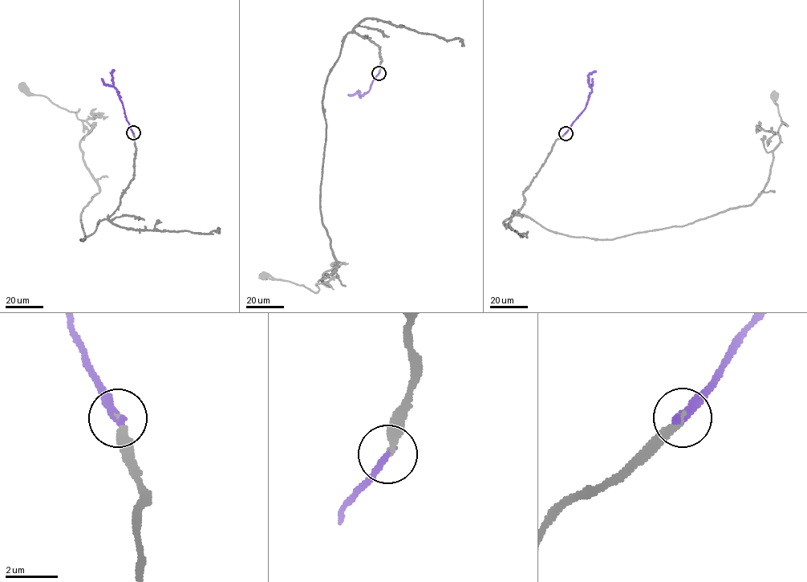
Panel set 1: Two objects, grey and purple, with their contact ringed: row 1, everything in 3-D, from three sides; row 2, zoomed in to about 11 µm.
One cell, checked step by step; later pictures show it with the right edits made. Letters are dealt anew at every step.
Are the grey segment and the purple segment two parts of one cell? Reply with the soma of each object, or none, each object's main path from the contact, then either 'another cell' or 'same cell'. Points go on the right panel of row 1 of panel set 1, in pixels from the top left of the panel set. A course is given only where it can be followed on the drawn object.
soma grey (774, 95); soma purple none; course grey (565, 133), (518, 213), (551, 231), (614, 239), (753, 202), (768, 180), (779, 127), (787, 126), (775, 95); course purple (565, 133), (585, 107), (591, 91), (589, 75), (596, 71); same cell

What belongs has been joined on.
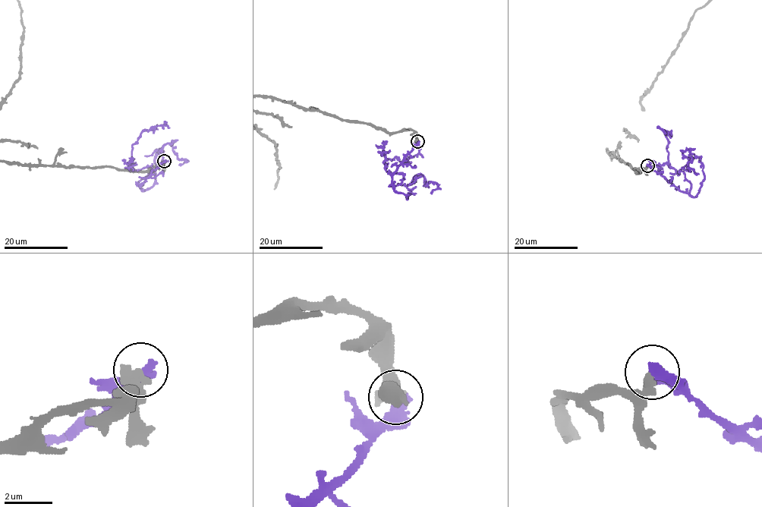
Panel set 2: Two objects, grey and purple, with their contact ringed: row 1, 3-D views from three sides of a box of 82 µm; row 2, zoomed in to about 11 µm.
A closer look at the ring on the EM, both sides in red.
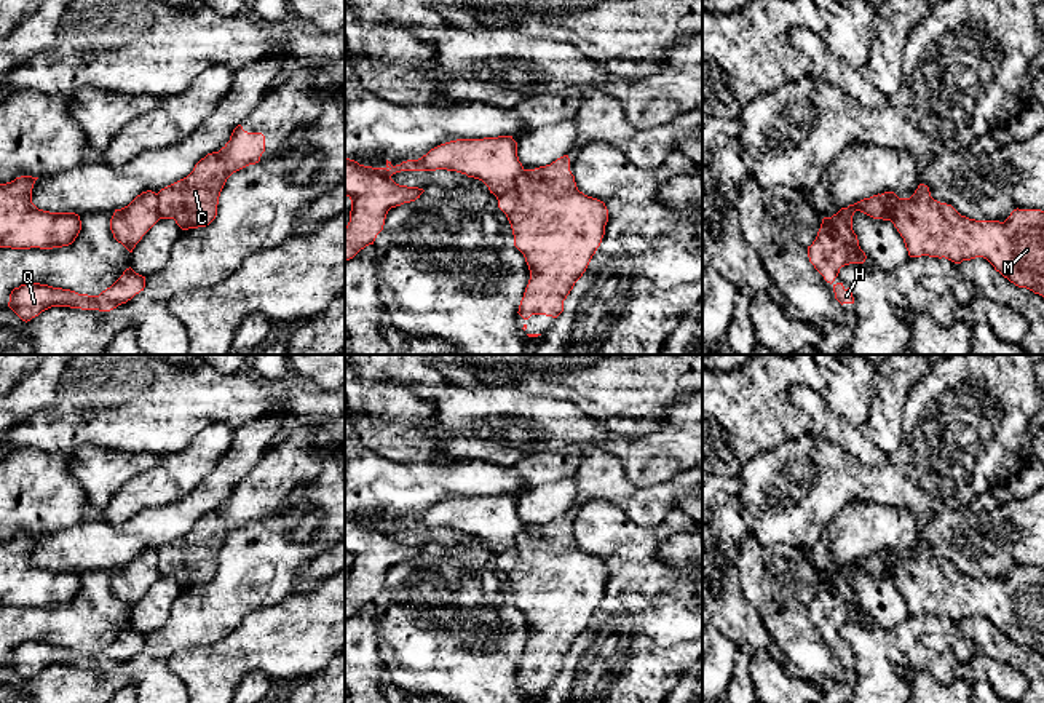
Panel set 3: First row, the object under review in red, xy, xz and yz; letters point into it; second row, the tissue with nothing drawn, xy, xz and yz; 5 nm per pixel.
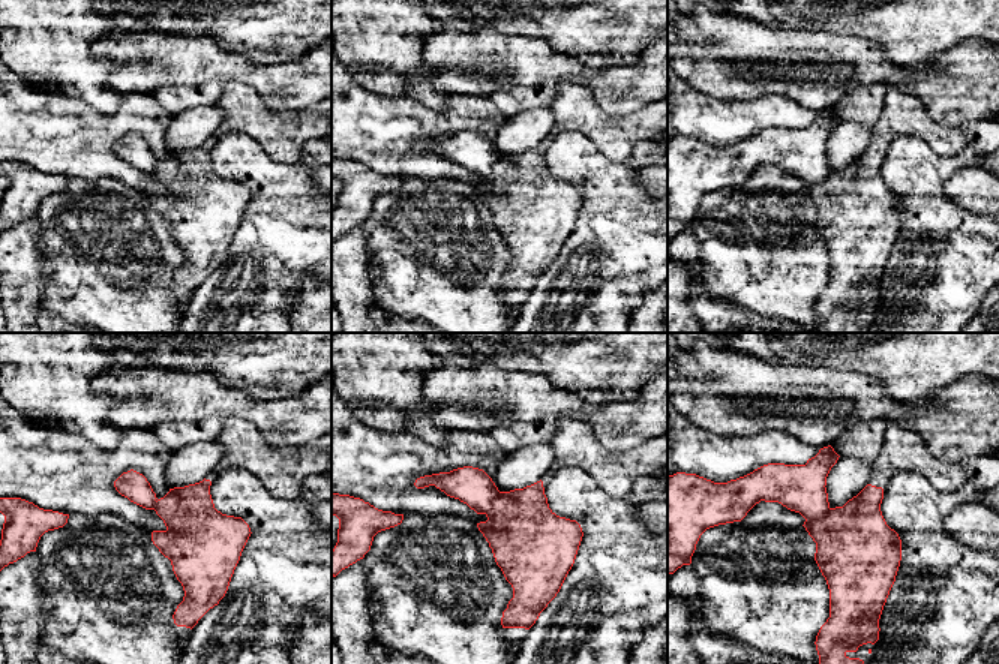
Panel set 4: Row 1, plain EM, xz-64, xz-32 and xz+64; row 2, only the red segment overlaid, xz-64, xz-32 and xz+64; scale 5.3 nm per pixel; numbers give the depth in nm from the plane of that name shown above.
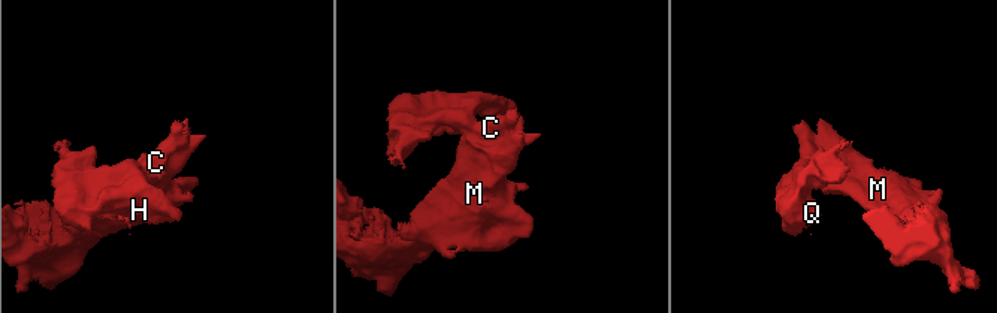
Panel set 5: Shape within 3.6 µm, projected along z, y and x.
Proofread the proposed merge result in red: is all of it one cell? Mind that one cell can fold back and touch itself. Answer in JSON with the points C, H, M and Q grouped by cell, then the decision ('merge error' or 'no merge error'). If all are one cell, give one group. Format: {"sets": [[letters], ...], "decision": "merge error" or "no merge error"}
{"sets": [["C", "M"], ["H", "Q"]], "decision": "merge error"}

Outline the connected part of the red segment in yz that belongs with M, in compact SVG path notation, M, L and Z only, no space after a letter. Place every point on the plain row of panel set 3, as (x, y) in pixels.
M924 542L910 556L899 556L894 550L884 550L881 556L910 615L945 615L955 622L983 615L1015 644L1044 655L1044 569L1017 566L1004 580L975 578L934 558Z

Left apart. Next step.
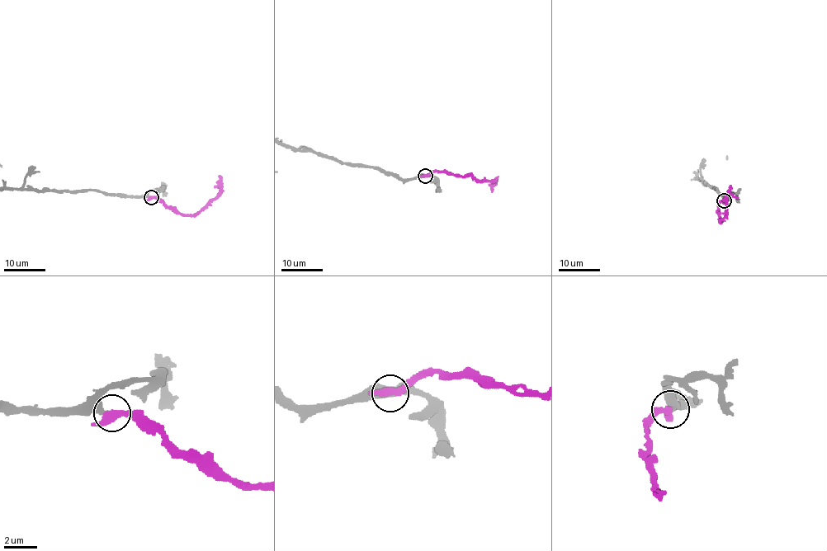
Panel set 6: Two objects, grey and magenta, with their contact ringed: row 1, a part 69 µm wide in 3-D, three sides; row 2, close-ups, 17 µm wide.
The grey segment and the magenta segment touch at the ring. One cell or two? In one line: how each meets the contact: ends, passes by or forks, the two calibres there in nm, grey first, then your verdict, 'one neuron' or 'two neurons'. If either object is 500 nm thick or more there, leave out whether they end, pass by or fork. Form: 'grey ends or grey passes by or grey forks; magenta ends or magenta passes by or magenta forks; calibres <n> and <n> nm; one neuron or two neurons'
grey ends; magenta passes by; calibres 320 and 440 nm; one neuron

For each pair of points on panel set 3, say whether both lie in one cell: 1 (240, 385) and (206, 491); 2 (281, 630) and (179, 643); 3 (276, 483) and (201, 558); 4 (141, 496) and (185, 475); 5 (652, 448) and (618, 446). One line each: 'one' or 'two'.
1: two
2: two
3: one
4: one
5: one

